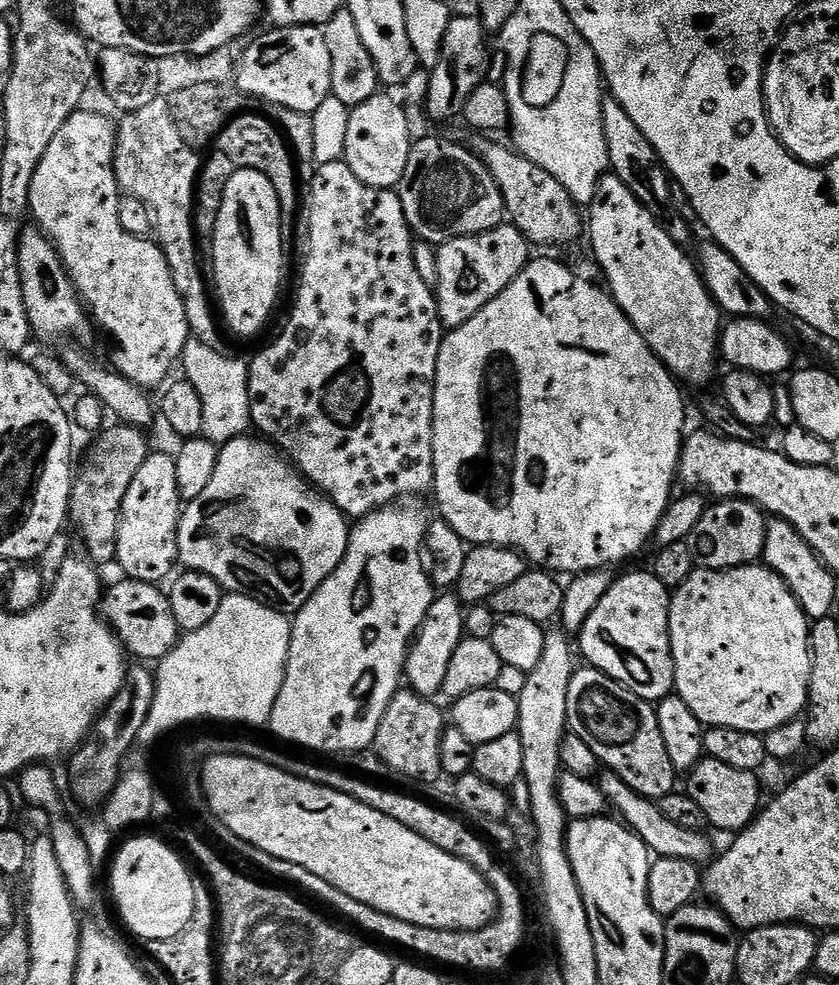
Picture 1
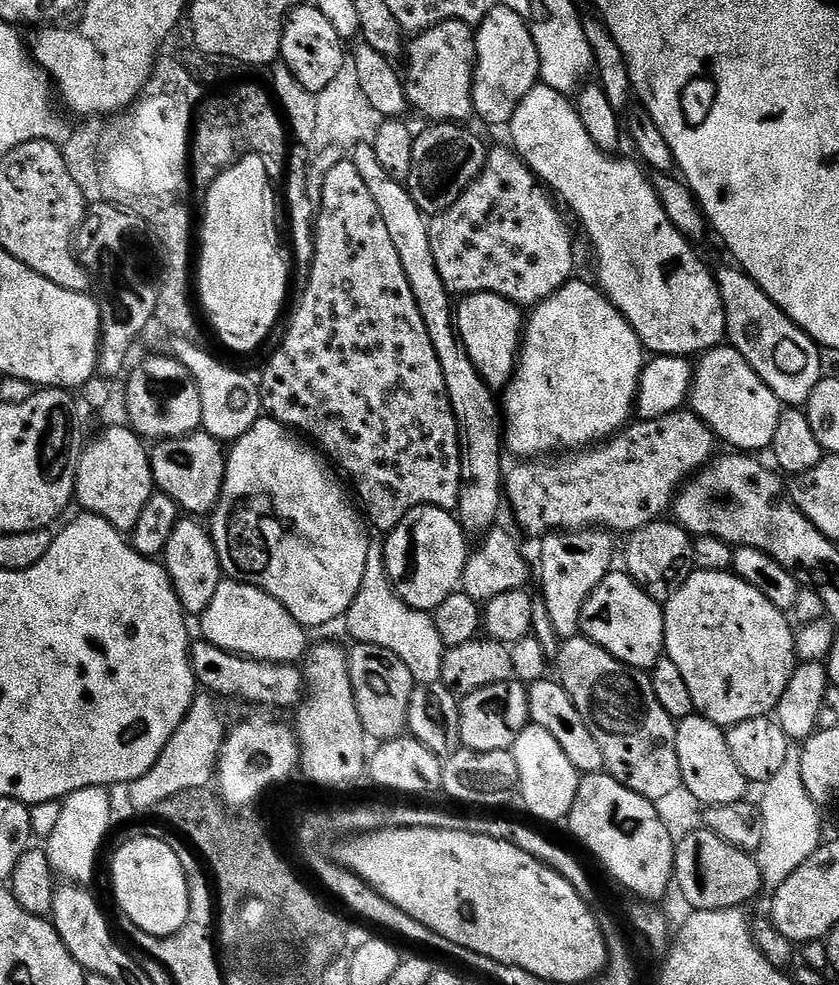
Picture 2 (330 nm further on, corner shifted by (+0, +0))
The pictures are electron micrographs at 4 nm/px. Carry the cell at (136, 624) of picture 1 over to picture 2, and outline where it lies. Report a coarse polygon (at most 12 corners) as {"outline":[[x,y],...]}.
{"outline":[[190,647],[205,693],[268,708],[305,699],[303,667]]}

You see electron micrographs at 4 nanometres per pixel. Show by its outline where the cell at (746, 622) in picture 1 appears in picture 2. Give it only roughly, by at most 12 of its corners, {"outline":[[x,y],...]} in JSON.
{"outline":[[689,571],[664,651],[693,709],[775,713],[789,617],[741,576]]}

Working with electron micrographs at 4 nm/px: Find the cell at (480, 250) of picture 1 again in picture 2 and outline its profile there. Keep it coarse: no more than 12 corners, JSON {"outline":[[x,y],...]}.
{"outline":[[489,147],[428,225],[449,292],[535,306],[573,279],[536,173]]}

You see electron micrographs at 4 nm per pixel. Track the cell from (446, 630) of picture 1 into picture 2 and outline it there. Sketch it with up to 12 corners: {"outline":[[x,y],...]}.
{"outline":[[367,141],[350,159],[377,203],[446,381],[456,516],[502,508],[498,402],[456,333],[429,221]]}

